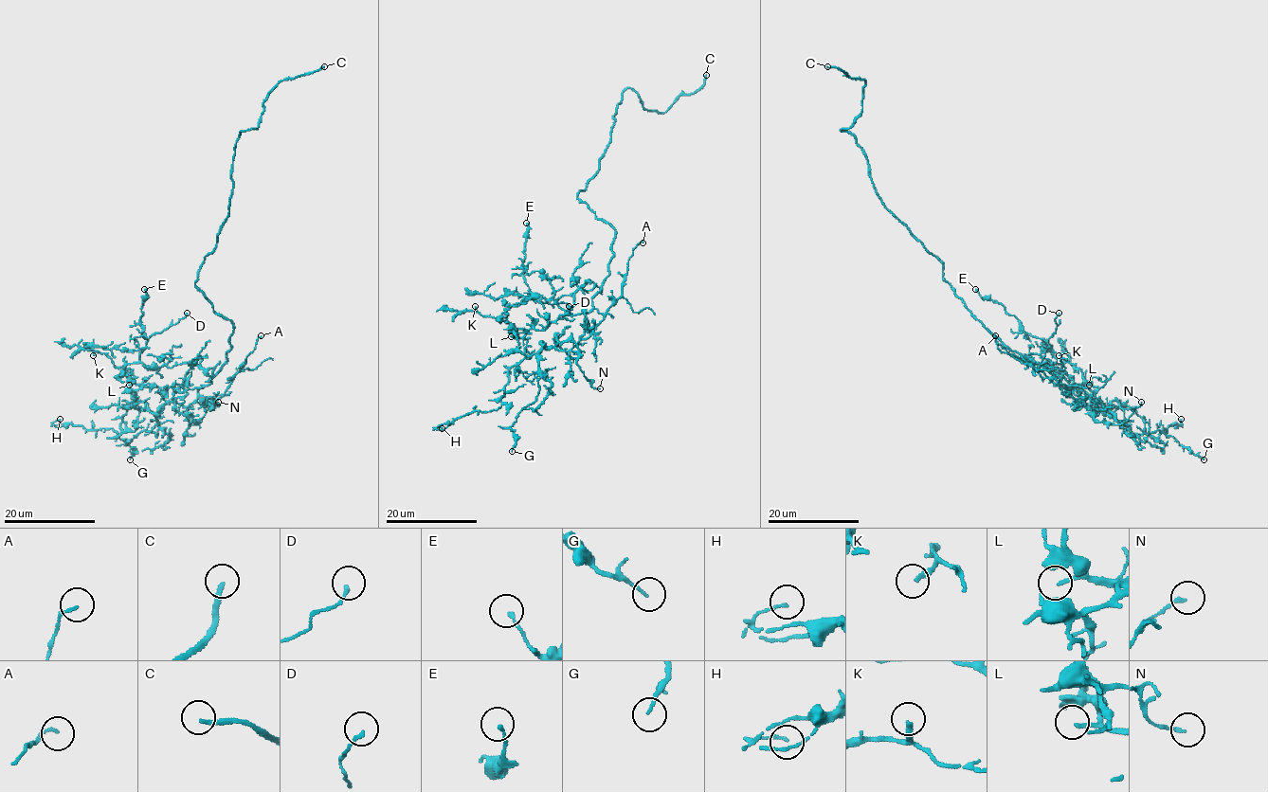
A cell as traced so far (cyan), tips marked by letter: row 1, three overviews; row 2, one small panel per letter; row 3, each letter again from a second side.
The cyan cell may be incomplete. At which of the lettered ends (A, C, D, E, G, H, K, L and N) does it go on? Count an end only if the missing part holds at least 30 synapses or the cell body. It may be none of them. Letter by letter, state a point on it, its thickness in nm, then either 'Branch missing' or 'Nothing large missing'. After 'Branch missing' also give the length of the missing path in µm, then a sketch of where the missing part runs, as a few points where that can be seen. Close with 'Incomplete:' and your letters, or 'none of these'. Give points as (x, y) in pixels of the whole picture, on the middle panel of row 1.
A: Place: (643, 242). Thickness 100 nm. Nothing large missing
C: Place: (706, 75). Thickness 180 nm. Branch missing. Missing length about 10 µm. Course of what is missing: (706, 75), (736, 42), (740, 42)
D: Place: (569, 306). Thickness 140 nm. Nothing large missing
E: Place: (526, 223). Thickness 150 nm. Nothing large missing
G: Place: (512, 451). Thickness 110 nm. Nothing large missing
H: Place: (442, 428). Thickness 100 nm. Nothing large missing
K: Place: (475, 306). Thickness 190 nm. Nothing large missing
L: Place: (511, 336). Thickness 150 nm. Branch missing. Missing length about 30 µm. Course of what is missing: (511, 336), (503, 337), (469, 360), (435, 360), (425, 370), (414, 368), (407, 358)
N: Place: (600, 388). Thickness 140 nm. Nothing large missing
Incomplete: C, L

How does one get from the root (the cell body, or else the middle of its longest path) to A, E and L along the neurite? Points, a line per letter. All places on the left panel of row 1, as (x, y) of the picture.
A: (225, 316), (234, 326), (226, 361), (210, 383), (198, 390), (209, 402), (225, 393), (261, 335)
E: (225, 316), (234, 326), (226, 361), (209, 384), (181, 391), (190, 363), (140, 361), (144, 289)
L: (225, 316), (234, 326), (231, 347), (209, 384), (182, 391), (172, 387), (163, 390), (148, 384), (129, 385)

